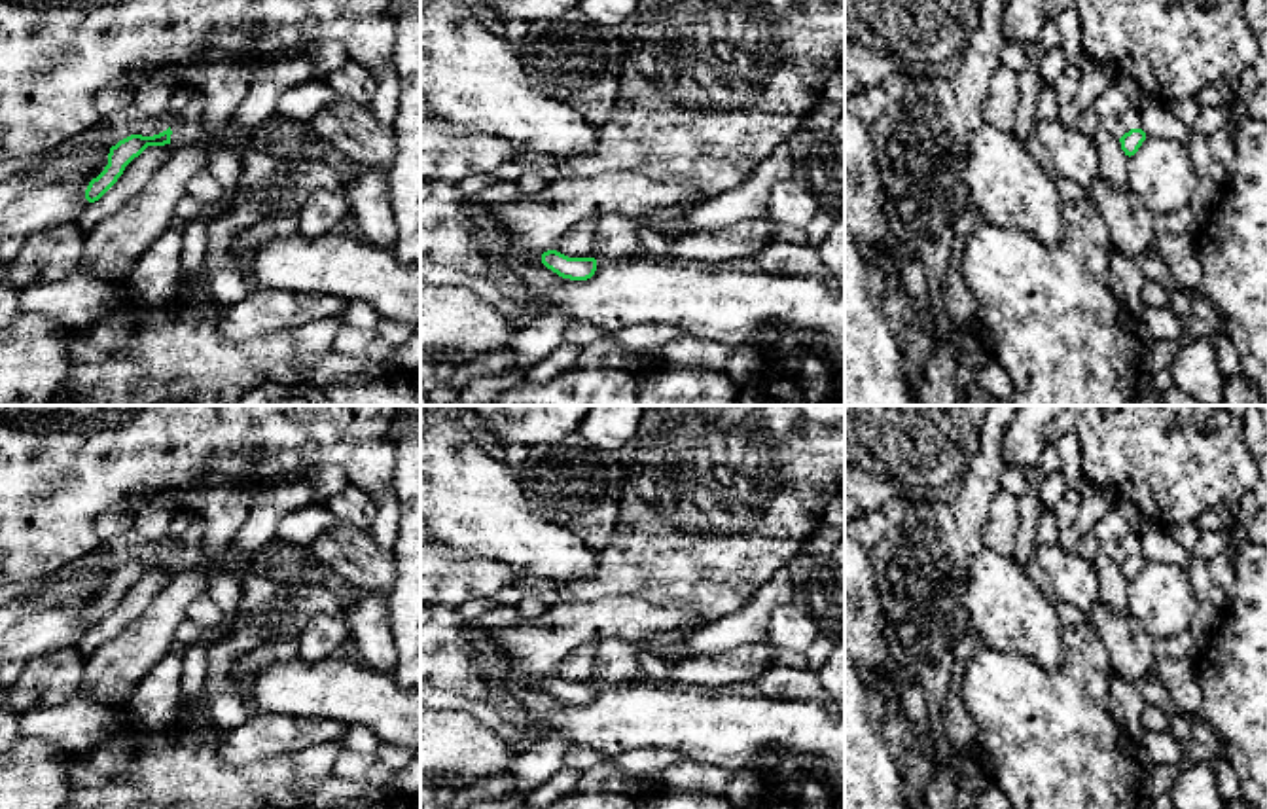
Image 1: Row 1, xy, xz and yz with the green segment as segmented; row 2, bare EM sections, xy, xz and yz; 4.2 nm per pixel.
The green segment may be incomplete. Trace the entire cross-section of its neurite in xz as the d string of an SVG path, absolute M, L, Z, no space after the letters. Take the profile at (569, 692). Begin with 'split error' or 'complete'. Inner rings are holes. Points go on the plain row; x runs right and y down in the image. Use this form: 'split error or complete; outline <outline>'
complete; outline M557 674L542 678L542 688L562 703L587 705L597 695L595 682L568 682Z

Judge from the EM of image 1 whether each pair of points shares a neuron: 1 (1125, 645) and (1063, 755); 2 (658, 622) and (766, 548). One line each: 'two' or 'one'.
1: two
2: two

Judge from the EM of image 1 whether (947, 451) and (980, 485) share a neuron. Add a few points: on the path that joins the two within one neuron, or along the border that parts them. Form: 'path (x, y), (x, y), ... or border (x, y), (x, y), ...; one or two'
border (981, 427), (981, 449), (963, 478); two

